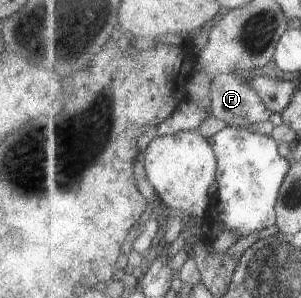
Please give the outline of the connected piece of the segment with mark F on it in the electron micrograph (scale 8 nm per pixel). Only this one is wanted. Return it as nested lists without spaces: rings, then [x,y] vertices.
[[[228,73],[214,77],[211,82],[210,112],[215,118],[221,119],[228,126],[247,129],[252,124],[271,119],[272,112],[264,105],[256,90],[251,89],[249,80]]]

